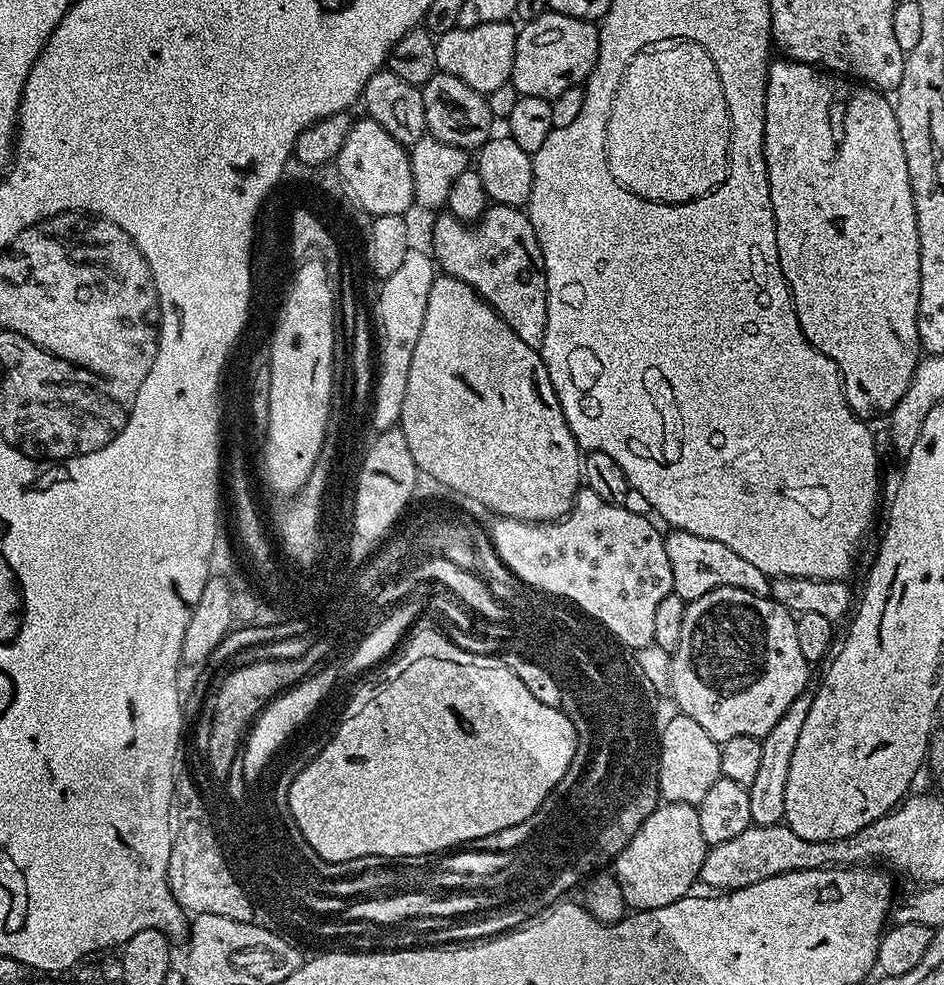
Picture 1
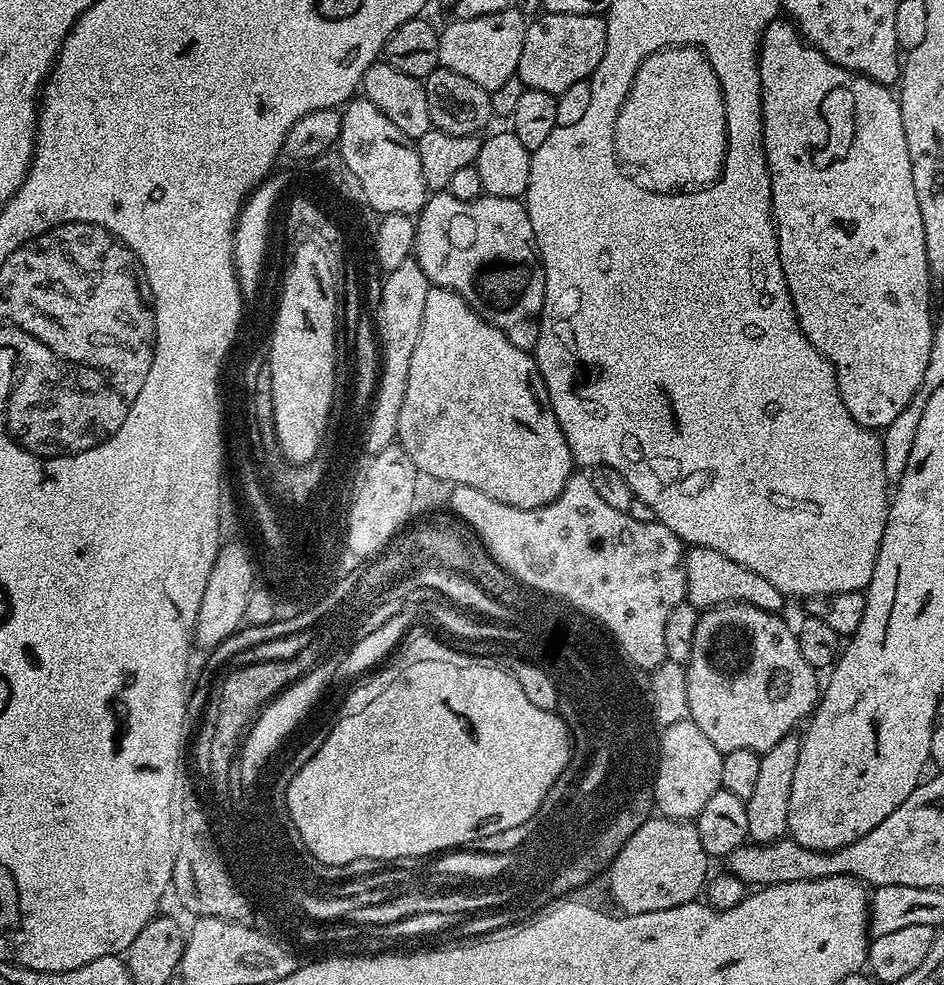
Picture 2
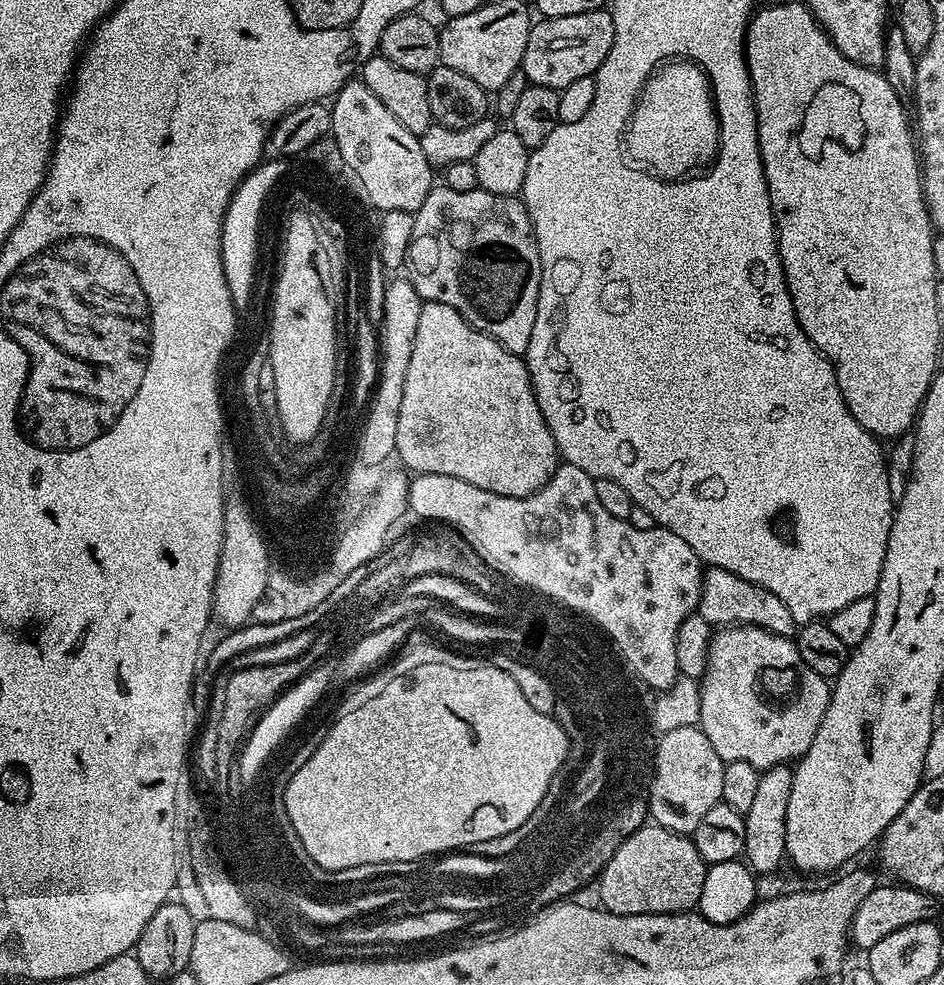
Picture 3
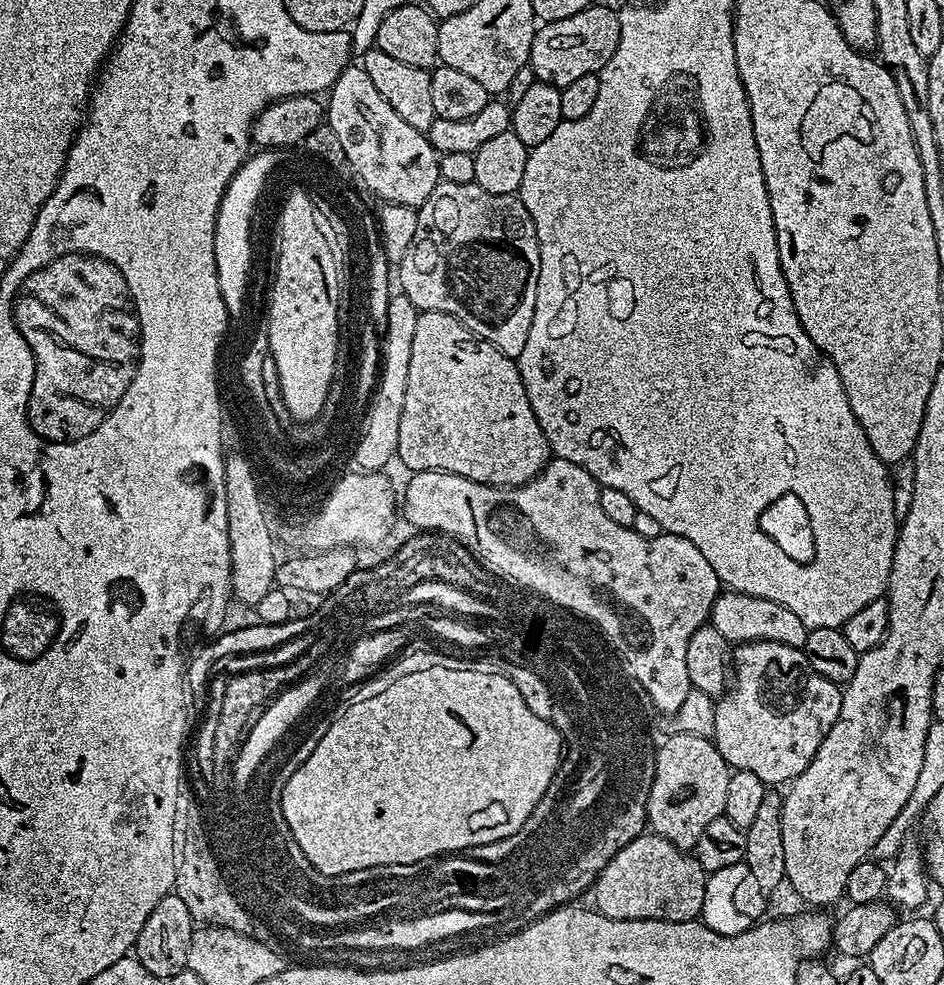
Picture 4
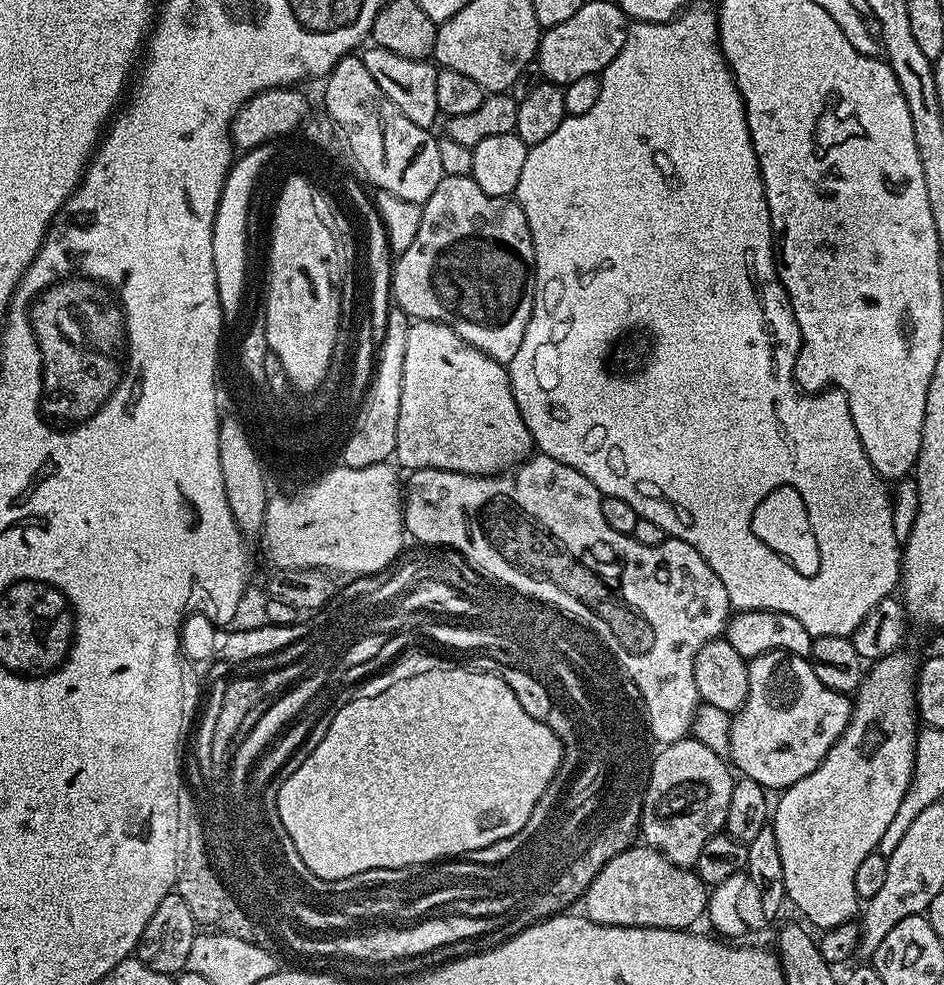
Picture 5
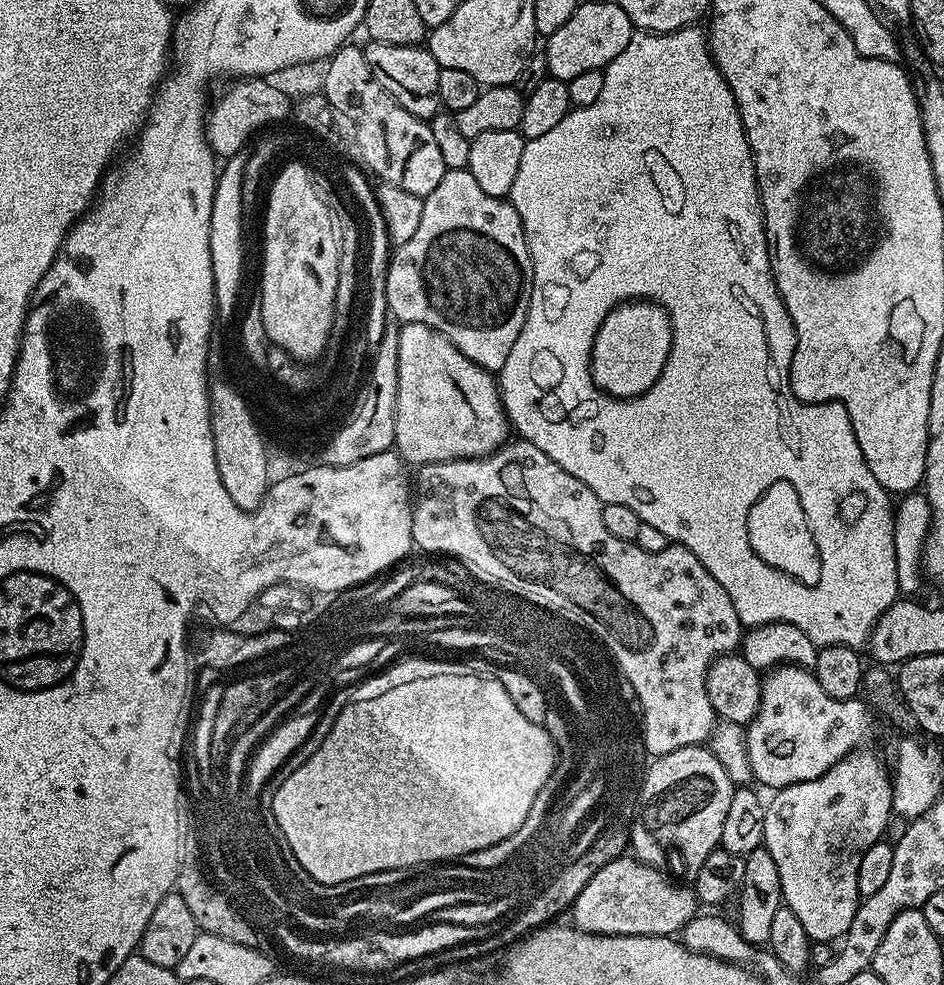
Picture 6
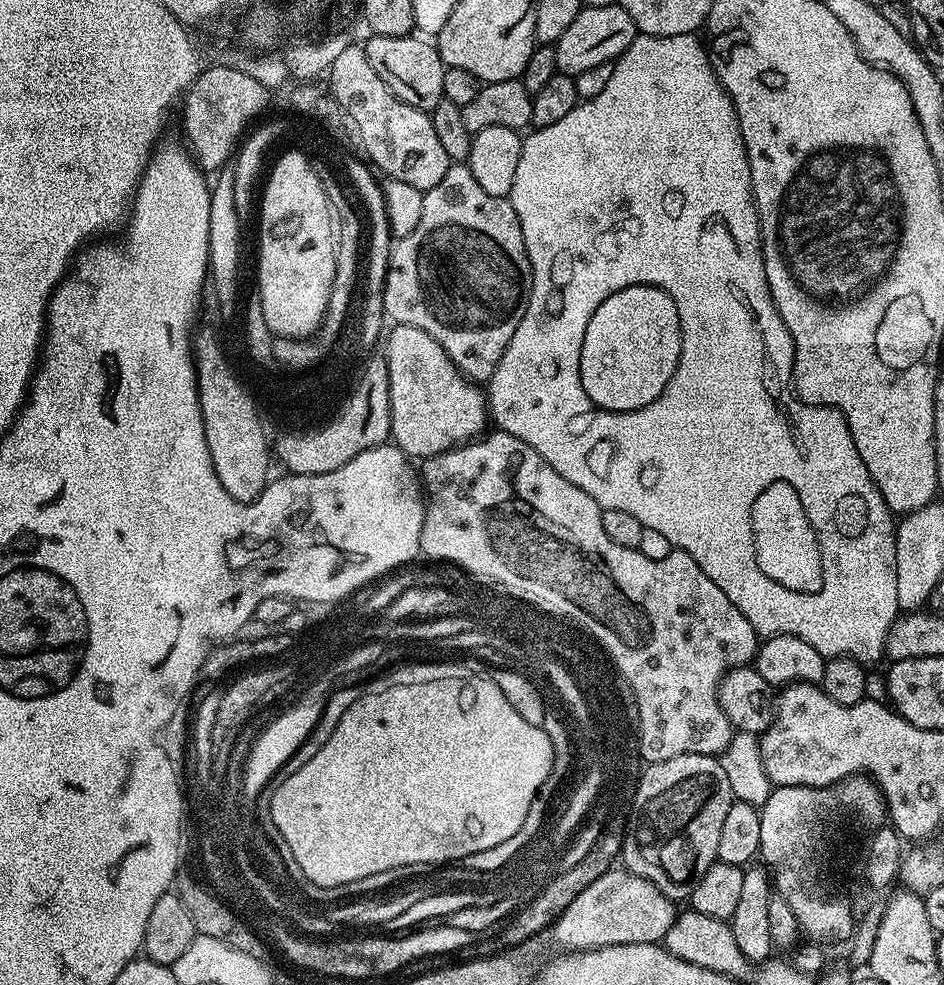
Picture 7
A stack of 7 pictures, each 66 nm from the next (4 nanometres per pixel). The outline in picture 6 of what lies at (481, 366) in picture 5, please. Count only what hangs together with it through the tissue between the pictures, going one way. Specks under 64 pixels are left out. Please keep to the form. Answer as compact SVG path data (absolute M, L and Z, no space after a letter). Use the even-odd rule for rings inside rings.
M401 323L394 445L400 459L412 466L478 460L497 452L509 439L508 432L510 436L497 377L470 362L430 326Z

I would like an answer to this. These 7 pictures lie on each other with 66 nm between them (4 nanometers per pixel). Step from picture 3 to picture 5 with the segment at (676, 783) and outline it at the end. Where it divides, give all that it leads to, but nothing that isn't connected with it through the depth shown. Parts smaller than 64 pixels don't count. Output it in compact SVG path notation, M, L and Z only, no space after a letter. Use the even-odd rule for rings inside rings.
M685 738L657 751L640 815L638 832L643 843L661 852L672 864L692 868L709 838L724 827L733 783L734 772L725 757L714 754L696 739Z

